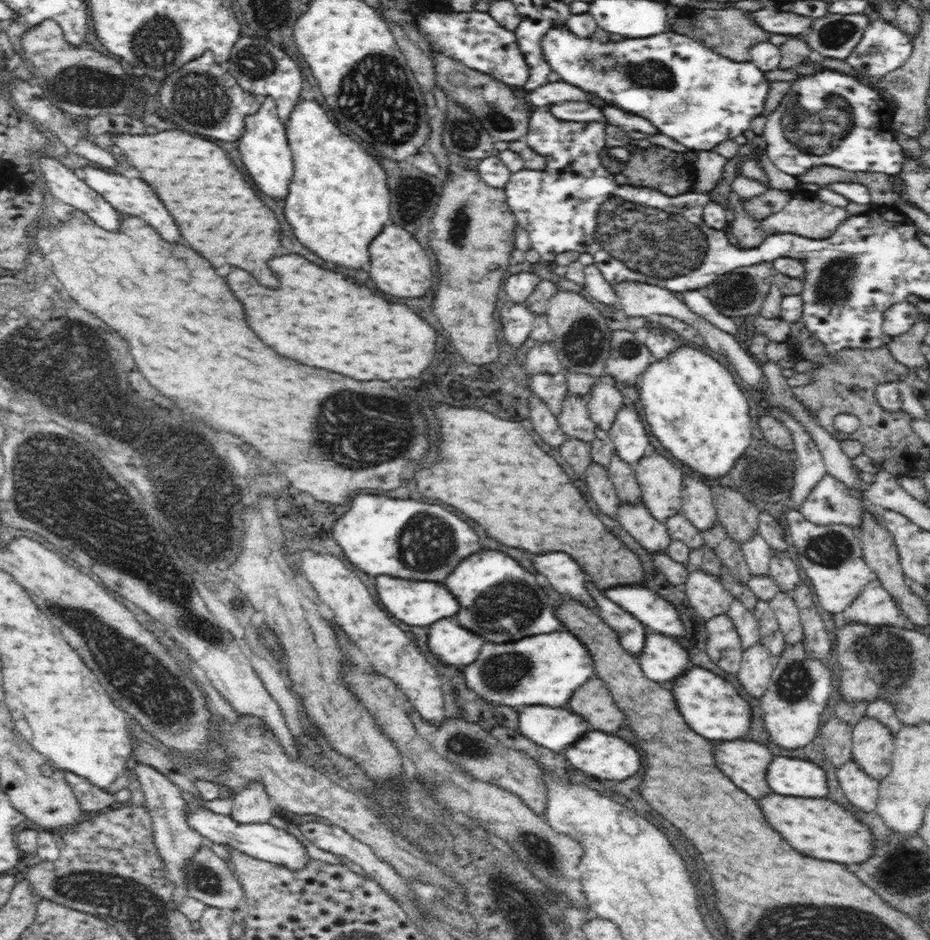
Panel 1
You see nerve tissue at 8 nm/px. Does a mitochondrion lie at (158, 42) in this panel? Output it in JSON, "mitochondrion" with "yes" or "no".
{"mitochondrion":"yes"}

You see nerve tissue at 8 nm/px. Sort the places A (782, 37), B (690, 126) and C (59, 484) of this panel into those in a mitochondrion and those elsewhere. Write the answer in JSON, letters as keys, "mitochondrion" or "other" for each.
{"A":"other","B":"other","C":"mitochondrion"}

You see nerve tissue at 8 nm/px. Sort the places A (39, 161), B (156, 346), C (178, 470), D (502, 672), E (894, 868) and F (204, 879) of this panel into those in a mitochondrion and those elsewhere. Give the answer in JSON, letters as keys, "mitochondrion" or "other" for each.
{"A":"other","B":"other","C":"mitochondrion","D":"mitochondrion","E":"other","F":"mitochondrion"}

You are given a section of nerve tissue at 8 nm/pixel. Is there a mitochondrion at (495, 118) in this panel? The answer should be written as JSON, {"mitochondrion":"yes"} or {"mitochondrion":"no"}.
{"mitochondrion":"yes"}

